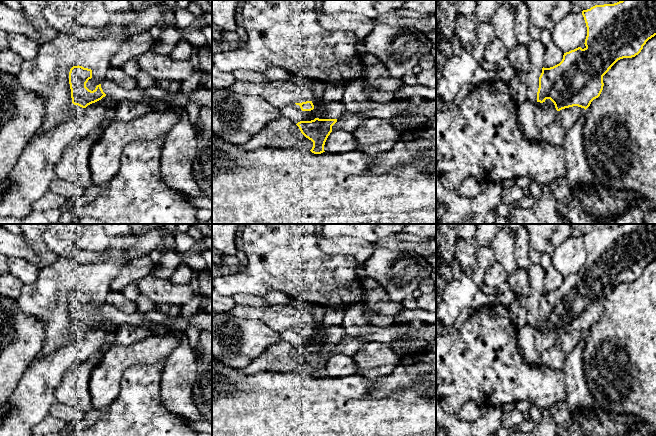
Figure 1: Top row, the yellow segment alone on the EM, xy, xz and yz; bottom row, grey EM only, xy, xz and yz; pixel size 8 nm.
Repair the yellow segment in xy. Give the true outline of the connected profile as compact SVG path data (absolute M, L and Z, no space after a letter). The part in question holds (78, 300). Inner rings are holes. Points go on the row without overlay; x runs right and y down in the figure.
M79 289L70 293L72 327L84 332L84 339L63 344L25 370L7 401L6 411L0 414L0 436L32 436L33 427L58 403L55 391L68 369L101 348L106 343L106 331L117 332L119 325L106 319L101 308L93 315L86 311L91 302L91 293Z

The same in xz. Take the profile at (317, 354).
M317 322L280 333L281 341L295 347L301 357L313 366L310 375L314 378L325 376L324 369L332 356L332 350L346 336L342 326L328 326Z

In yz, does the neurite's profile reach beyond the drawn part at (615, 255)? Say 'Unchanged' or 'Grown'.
Grown

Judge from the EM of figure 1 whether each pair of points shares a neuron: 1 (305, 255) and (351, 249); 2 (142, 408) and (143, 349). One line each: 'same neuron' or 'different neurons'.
1: different neurons
2: different neurons

